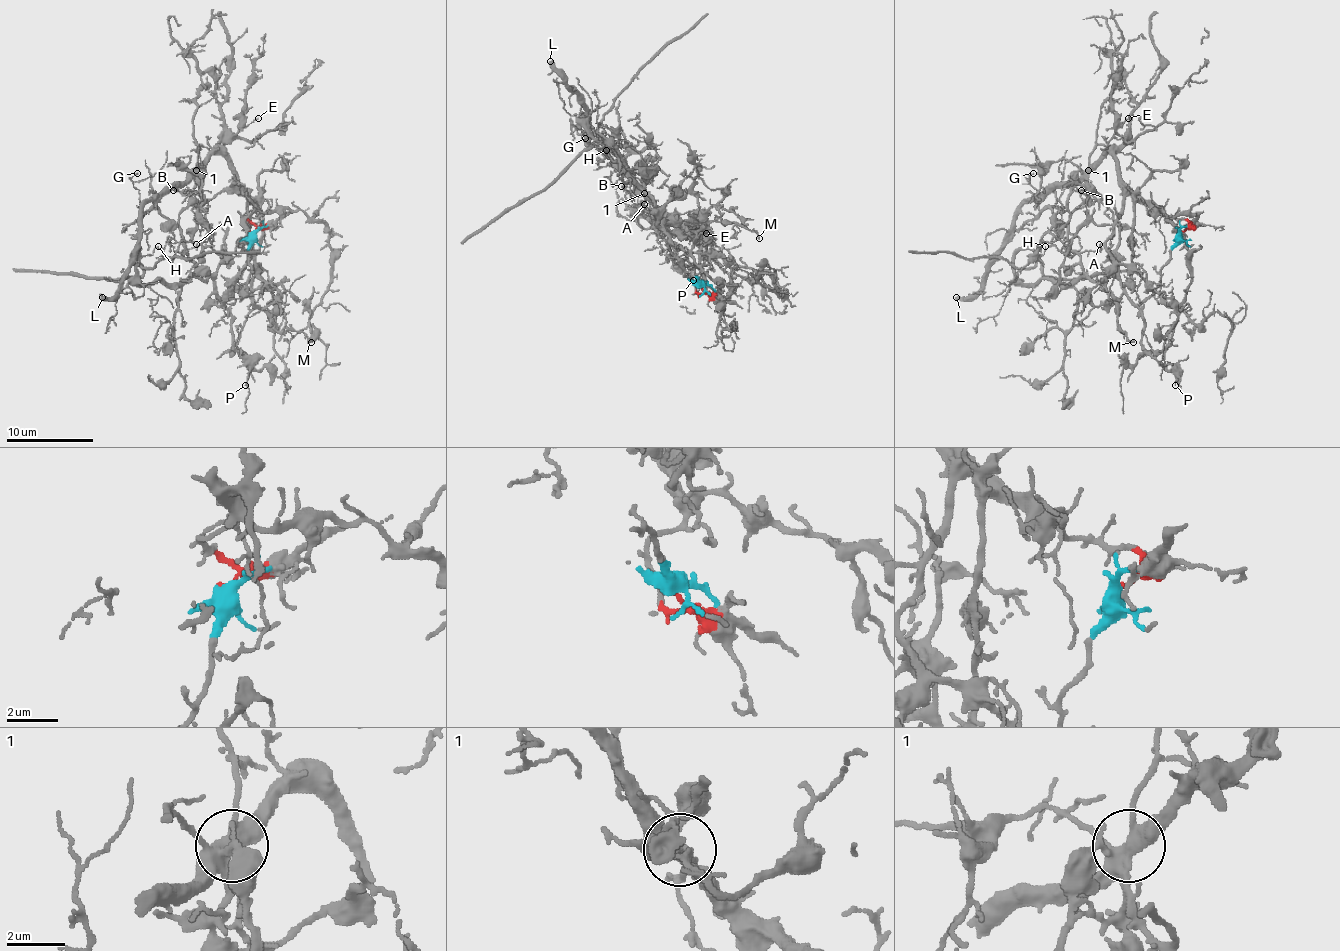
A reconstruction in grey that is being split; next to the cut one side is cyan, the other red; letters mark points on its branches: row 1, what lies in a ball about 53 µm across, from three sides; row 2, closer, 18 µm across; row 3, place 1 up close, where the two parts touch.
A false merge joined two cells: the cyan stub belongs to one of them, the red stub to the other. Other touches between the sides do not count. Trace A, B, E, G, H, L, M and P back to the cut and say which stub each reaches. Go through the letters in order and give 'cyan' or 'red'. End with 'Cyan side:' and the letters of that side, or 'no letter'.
A: cyan
B: cyan
E: red
G: cyan
H: cyan
L: red
M: red
P: cyan
Cyan side: A, B, G, H, P

